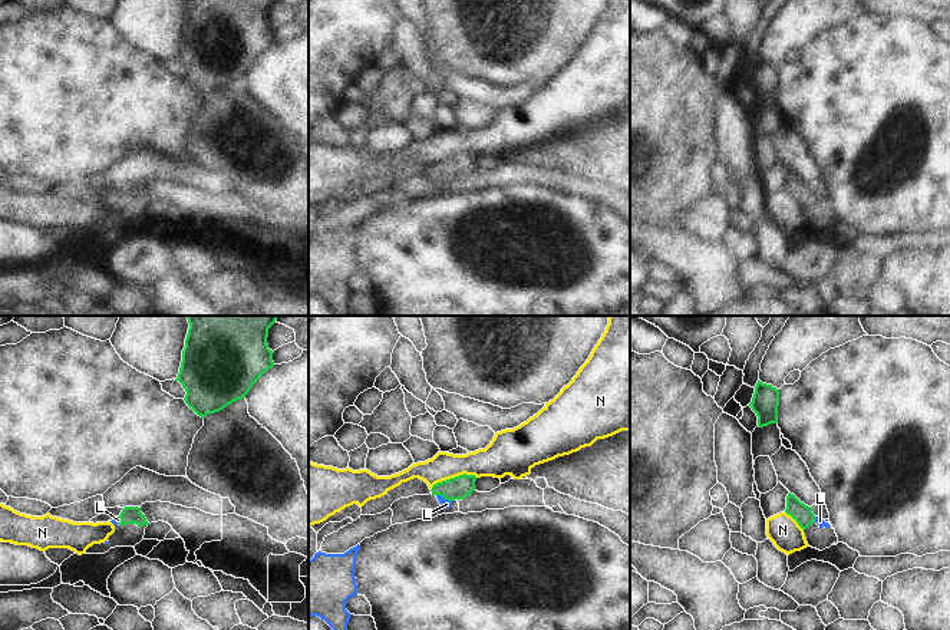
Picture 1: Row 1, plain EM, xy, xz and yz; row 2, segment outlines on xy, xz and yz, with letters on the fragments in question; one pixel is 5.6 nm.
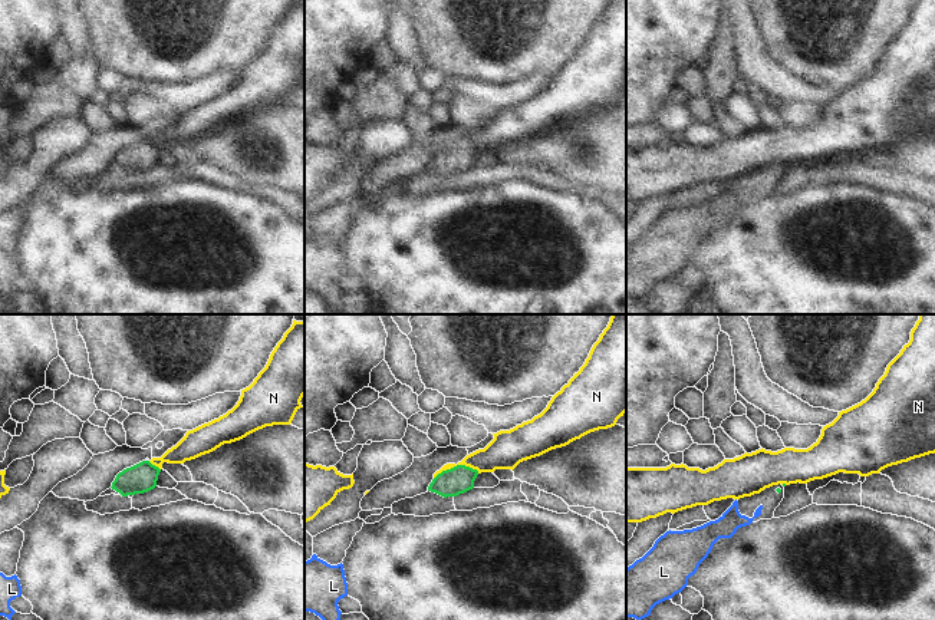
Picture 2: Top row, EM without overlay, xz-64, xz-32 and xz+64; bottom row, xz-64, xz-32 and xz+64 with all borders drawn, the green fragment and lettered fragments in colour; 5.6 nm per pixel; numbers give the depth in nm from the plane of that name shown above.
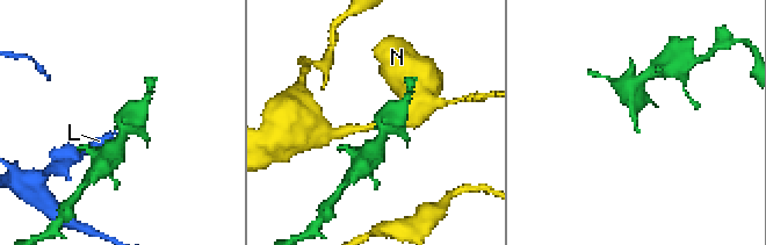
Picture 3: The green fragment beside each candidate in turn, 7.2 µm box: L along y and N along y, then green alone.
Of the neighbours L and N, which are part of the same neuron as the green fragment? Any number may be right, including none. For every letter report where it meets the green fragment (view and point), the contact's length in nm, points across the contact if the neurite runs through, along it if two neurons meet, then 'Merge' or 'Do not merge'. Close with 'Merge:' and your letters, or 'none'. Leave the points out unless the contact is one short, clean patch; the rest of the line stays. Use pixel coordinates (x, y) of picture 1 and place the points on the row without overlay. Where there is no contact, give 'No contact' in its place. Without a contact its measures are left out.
L: Touches green at xz (444, 175). Shared border 90 nm. Path across: xz (459, 165), (452, 167), (444, 175), (447, 182). Merge
N: Touches green at xz (452, 157). Shared border 280 nm. Boundary: xz (477, 155), (459, 152), (438, 160), (431, 168). Do not merge
Merge: L.

